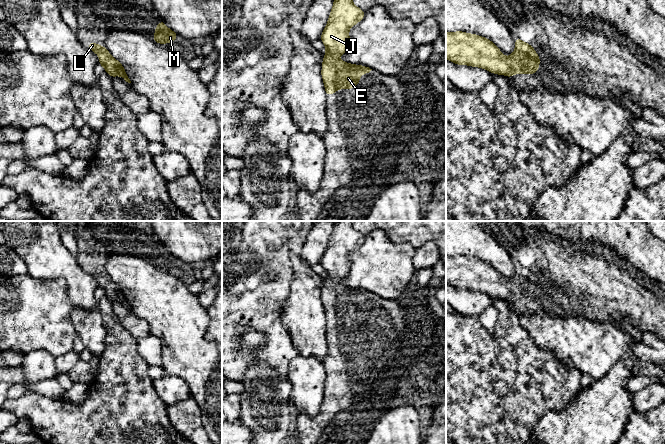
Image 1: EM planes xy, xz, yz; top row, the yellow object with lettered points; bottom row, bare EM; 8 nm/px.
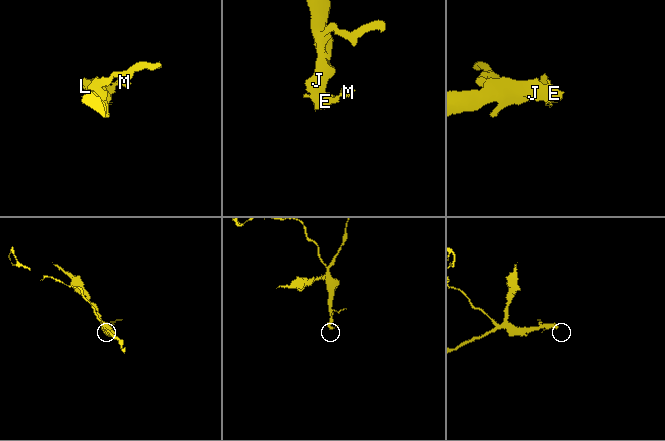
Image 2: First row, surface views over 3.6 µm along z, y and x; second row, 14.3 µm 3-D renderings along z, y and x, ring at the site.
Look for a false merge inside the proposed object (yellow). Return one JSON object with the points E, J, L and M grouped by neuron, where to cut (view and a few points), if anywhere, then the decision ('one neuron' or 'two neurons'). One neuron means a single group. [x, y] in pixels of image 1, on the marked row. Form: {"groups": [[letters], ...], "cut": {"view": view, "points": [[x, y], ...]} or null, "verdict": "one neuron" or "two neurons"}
{"groups": [["E", "M"], ["J", "L"]], "cut": {"view": "xy", "points": [[102, 46], [102, 55], [112, 70]]}, "verdict": "two neurons"}

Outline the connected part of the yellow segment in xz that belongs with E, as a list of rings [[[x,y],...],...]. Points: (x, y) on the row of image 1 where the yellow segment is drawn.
[[[323,59],[321,76],[324,82],[326,96],[337,90],[356,87],[360,76],[369,73],[372,69],[362,65],[350,64],[340,60]]]

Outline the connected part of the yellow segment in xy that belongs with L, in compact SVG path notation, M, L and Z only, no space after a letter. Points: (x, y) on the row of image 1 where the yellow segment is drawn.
M90 42L87 46L92 52L96 54L100 54L101 58L103 58L106 62L110 62L110 58L108 56L104 57L102 54L104 52L103 46L100 46L99 44L95 42Z

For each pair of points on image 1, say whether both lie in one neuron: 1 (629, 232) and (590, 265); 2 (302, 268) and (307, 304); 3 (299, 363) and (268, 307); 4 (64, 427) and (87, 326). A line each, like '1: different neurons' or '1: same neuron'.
1: different neurons
2: same neuron
3: different neurons
4: different neurons

